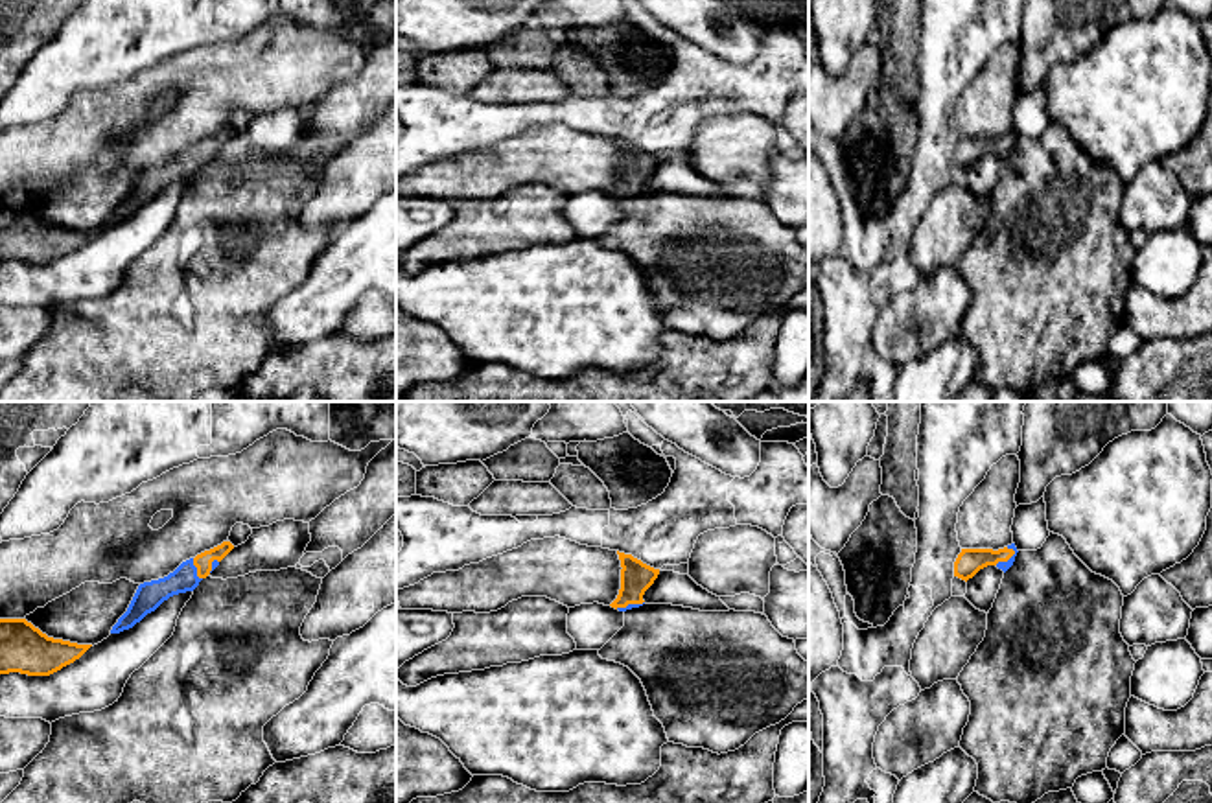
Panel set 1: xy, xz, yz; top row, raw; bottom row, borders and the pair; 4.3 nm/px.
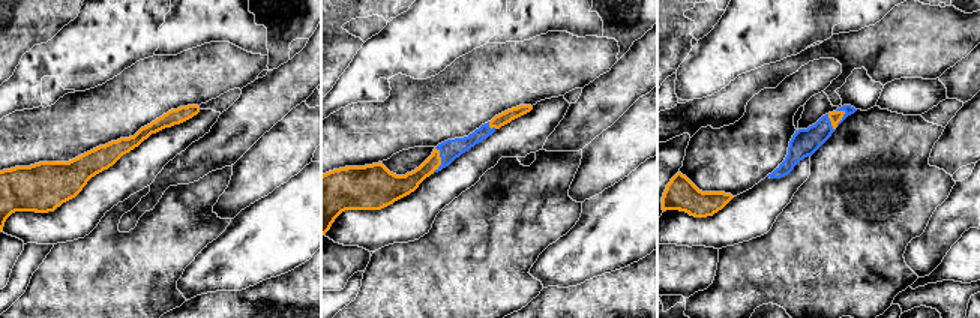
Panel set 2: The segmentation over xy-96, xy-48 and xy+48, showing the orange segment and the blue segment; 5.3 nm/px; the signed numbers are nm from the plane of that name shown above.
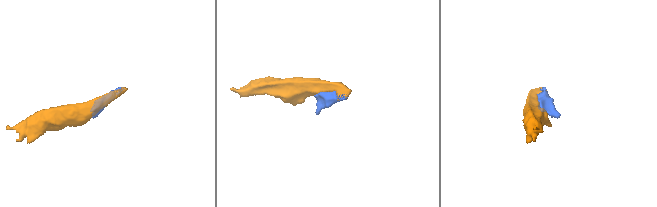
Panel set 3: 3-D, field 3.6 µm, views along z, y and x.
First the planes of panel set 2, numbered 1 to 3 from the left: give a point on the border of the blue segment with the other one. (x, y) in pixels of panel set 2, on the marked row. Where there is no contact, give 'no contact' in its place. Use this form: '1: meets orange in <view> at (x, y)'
1: no contact
2: meets orange in xy-48 at (440, 159)
3: meets orange in xy+48 at (842, 116)

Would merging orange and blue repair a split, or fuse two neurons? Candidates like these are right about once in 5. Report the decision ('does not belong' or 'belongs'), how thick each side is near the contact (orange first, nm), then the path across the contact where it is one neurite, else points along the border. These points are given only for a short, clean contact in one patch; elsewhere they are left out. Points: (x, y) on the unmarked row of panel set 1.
belongs; calibres 110 and 50 nm

